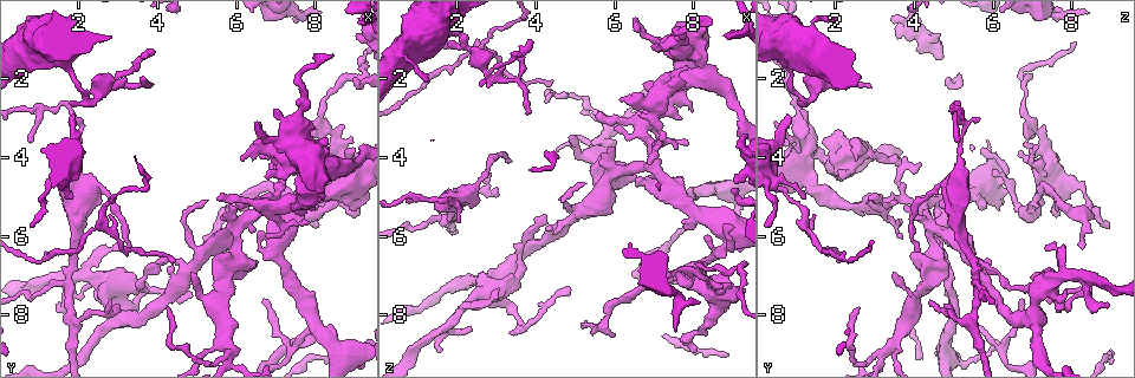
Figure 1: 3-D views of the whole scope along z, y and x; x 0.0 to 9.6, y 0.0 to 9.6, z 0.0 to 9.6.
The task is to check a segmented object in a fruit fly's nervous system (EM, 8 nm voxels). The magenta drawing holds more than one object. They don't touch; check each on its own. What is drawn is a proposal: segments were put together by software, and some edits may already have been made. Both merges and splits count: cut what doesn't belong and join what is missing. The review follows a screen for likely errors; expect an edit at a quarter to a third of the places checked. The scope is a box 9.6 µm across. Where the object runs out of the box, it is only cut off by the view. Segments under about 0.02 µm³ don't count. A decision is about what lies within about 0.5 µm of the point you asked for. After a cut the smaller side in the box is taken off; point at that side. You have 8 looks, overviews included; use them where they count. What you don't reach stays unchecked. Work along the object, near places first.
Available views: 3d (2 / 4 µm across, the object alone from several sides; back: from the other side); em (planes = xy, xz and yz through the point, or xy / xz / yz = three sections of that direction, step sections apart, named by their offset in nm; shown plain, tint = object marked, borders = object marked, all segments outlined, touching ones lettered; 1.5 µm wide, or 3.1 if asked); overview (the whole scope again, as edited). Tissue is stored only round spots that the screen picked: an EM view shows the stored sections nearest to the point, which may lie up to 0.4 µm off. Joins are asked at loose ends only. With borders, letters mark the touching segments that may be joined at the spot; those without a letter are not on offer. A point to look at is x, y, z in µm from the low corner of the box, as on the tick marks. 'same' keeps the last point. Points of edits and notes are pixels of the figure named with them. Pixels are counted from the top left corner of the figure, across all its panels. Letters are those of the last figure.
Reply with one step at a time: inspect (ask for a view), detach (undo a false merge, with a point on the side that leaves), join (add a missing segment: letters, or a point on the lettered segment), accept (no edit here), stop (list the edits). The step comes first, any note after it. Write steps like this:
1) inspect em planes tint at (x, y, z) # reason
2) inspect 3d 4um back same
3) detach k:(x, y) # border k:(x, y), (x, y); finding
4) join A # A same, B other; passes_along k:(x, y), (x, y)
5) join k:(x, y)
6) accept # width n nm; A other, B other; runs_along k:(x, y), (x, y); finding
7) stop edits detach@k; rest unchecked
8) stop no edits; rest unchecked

inspect 3d 2um at (9.20, 1.85, 6.80) # sharp bend

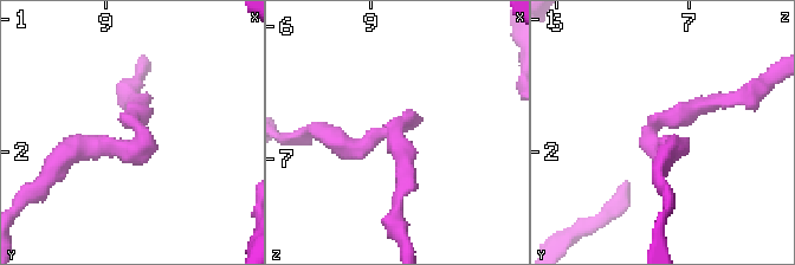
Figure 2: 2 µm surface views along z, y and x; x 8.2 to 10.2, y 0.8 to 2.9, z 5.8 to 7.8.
inspect em planes tint at (9.16, 1.90, 6.78)

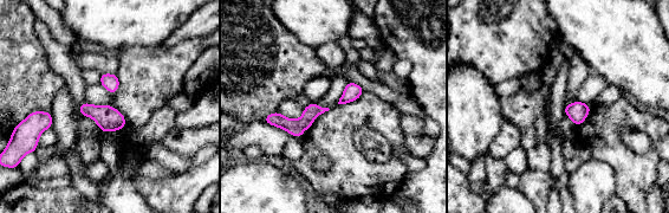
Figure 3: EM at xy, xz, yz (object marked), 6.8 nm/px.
inspect em planes borders same # what lies round it

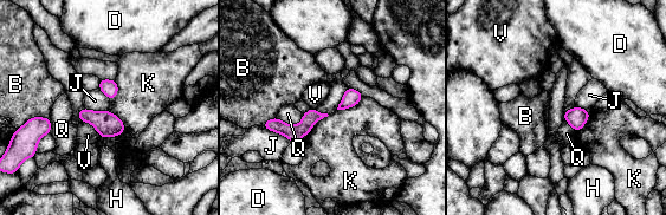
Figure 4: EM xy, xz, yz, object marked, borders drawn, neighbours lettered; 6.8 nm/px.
accept # B other, D other, H other, J other, K other, Q other, V other; border 4:(262, 125), (284, 135), (292, 142); all the same cell

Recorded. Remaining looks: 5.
inspect em planes borders at (1.90, 5.05, 1.15) # free end

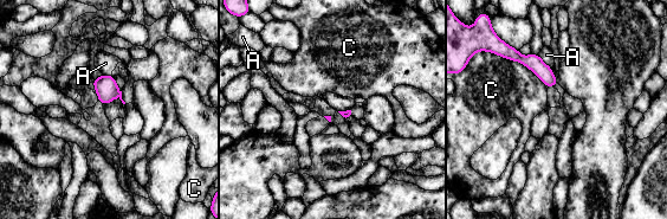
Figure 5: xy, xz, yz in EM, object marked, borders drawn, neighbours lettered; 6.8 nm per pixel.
accept # A other, C other; border 5:(509, 58), (525, 65), (548, 87); none of them fits

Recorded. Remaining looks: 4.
inspect 3d 4um at (4.50, 6.70, 2.05) # branch stops here

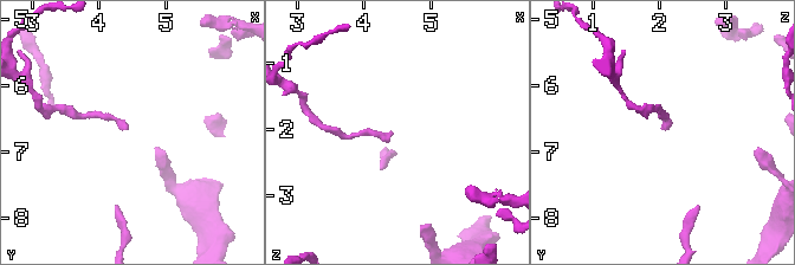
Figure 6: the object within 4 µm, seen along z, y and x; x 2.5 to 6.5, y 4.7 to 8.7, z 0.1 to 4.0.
inspect em xy step 4 borders at (4.45, 6.65, 2.05) # shape alone is not enough

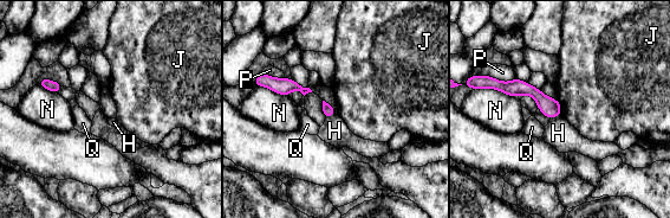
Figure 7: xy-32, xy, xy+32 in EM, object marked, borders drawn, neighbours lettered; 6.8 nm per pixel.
accept # H other, J other, N other, P other, Q other; no lettered segment goes on from it

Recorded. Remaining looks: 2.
stop no edits; rest unchecked

